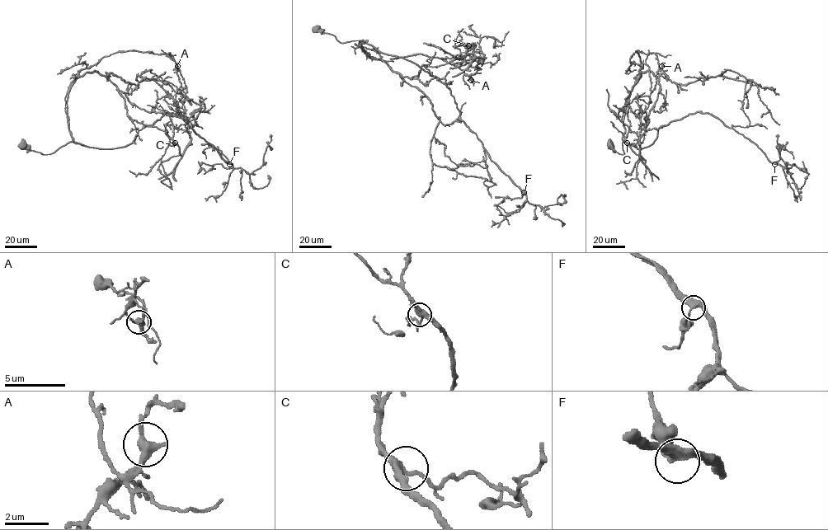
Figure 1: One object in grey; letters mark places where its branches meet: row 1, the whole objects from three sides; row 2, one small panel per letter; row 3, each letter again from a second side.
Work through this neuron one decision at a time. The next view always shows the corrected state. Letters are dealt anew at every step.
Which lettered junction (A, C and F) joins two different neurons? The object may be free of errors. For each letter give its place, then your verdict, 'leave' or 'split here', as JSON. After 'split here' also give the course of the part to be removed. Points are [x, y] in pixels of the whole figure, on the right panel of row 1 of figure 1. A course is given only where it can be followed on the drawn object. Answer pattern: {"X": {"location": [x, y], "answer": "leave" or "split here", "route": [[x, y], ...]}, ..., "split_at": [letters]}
{"A": {"location": [661, 66], "answer": "split here", "route": [[661, 66], [648, 107], [640, 119], [645, 132], [640, 138], [638, 155], [625, 141], [630, 124], [628, 107]]}, "C": {"location": [627, 143], "answer": "leave"}, "F": {"location": [774, 164], "answer": "leave"}, "split_at": ["A"]}

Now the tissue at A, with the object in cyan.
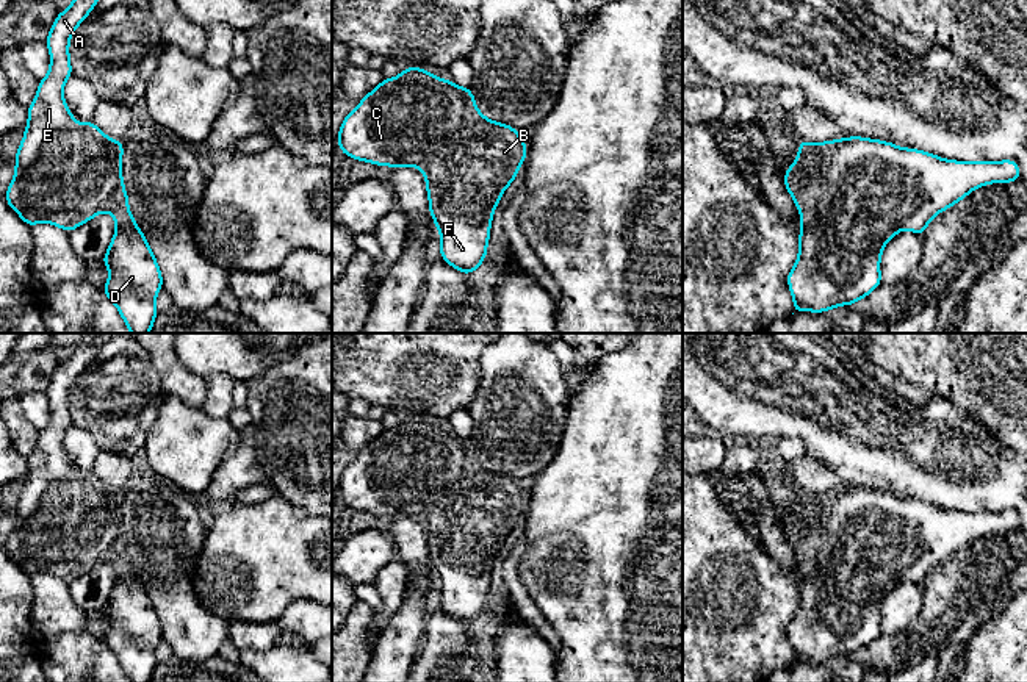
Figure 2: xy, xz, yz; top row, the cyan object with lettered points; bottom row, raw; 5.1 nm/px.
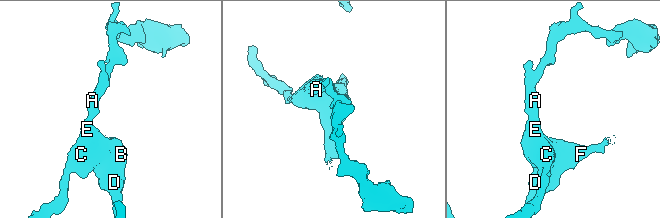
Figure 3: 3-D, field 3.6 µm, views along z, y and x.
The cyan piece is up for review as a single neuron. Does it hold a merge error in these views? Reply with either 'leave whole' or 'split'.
split

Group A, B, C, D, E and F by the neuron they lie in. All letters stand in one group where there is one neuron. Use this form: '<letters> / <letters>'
A C E / B D F

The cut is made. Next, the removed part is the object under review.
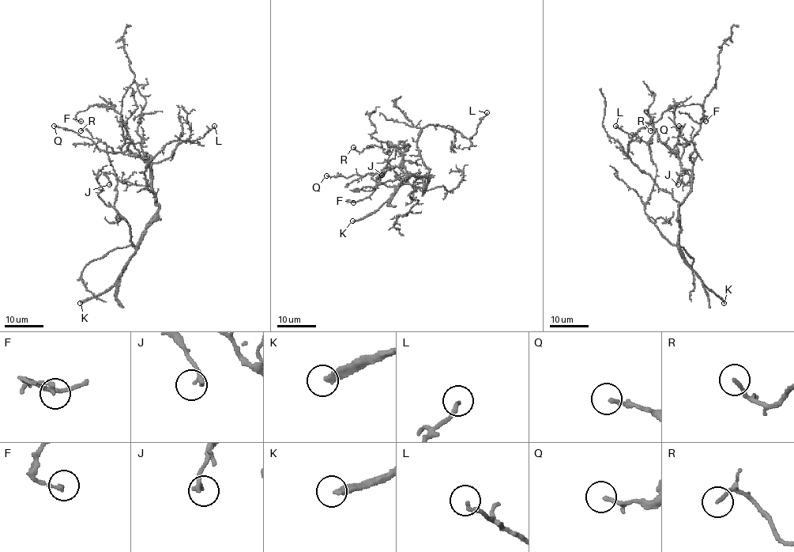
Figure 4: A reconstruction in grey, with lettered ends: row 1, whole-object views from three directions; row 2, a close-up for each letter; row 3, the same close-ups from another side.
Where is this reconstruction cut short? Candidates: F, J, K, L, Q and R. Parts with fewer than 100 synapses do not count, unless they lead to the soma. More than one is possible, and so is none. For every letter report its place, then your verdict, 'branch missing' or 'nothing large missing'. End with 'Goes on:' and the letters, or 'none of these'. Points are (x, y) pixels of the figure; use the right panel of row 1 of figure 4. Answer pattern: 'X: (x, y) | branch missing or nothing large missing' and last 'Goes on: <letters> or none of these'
F: (705, 121) | nothing large missing
J: (678, 184) | nothing large missing
K: (724, 303) | branch missing
L: (615, 126) | nothing large missing
Q: (679, 126) | nothing large missing
R: (650, 130) | nothing large missing
Goes on: K

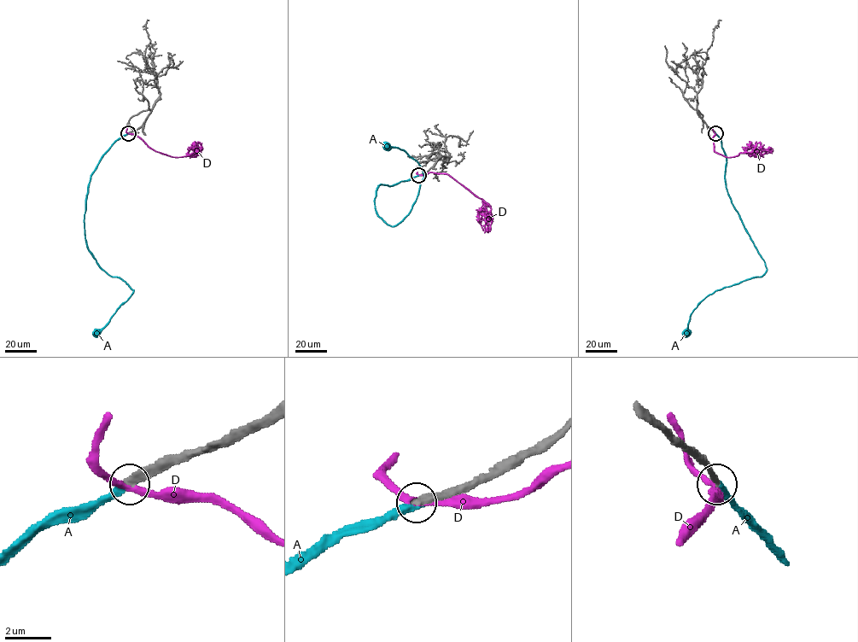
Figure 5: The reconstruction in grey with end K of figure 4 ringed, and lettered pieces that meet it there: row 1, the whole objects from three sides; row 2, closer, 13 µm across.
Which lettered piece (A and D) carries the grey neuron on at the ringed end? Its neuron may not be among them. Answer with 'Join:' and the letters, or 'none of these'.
Join: A

